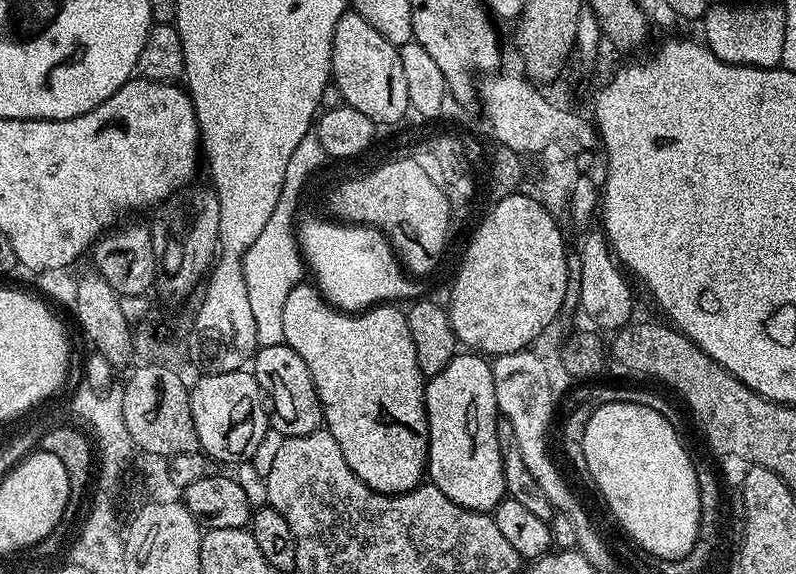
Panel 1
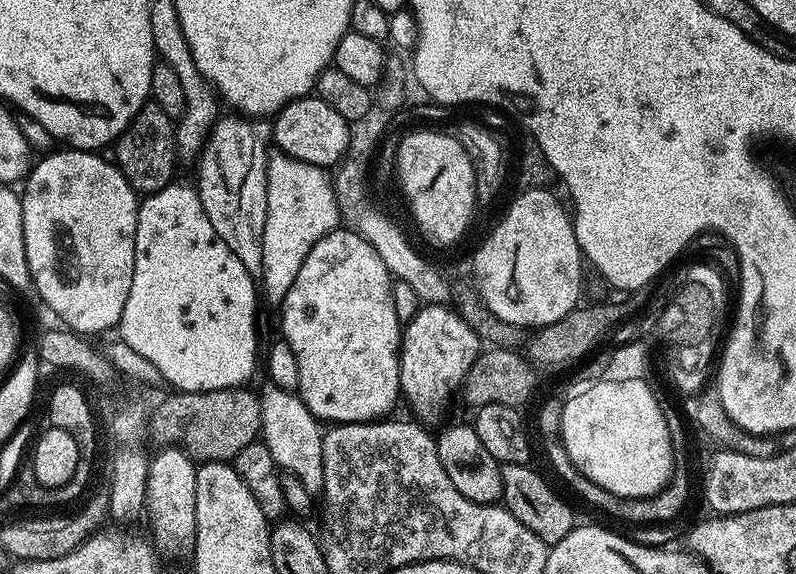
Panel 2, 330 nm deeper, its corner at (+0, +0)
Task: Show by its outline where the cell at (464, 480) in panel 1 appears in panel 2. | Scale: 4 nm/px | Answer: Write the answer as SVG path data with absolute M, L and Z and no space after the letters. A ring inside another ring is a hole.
M440 304L421 307L417 315L403 325L400 337L400 390L403 399L408 399L408 404L412 407L411 415L428 426L438 423L448 408L448 399L463 389L466 374L480 357L481 351L482 341L457 311Z

